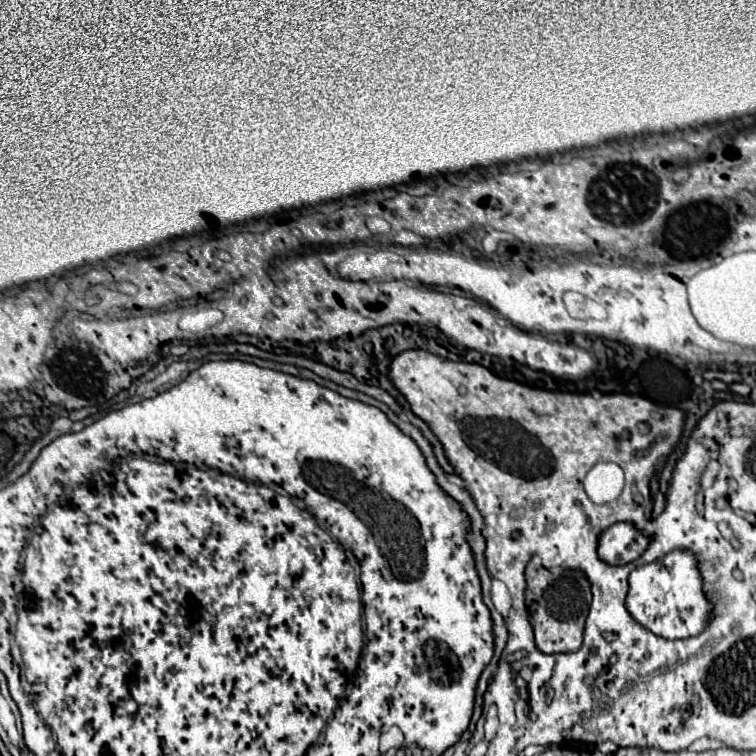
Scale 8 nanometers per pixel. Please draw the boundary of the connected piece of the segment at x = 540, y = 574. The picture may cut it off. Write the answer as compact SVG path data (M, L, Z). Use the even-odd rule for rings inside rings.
M533 556L525 568L525 578L525 602L535 630L537 648L545 654L577 652L583 642L583 626L591 606L591 590L585 574L581 574L581 570L547 570L541 564L541 558Z

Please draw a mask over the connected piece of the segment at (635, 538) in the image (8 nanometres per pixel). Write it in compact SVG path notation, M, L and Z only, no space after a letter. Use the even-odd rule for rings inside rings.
M619 522L601 534L597 554L607 564L627 564L637 560L649 542L651 538L645 532L637 530L629 522Z

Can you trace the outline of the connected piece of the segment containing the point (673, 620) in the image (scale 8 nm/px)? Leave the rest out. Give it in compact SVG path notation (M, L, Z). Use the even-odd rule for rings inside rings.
M673 550L665 558L635 568L629 576L627 610L647 630L663 638L689 638L705 630L713 618L713 604L703 592L699 560L691 550Z

